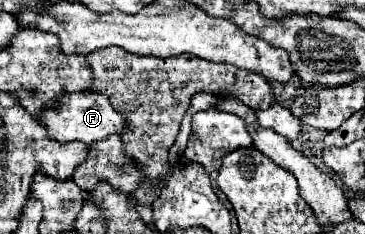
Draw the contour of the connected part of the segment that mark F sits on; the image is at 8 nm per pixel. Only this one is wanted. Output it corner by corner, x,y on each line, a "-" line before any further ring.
88,91
64,95
62,103
54,111
50,111
50,115
38,115
38,119
46,123
46,129
52,135
52,139
58,139
60,143
82,141
86,145
92,145
96,141
106,139
108,135
114,133
124,135
128,131
124,115
112,107
110,99
106,99
106,95
102,93
88,93

